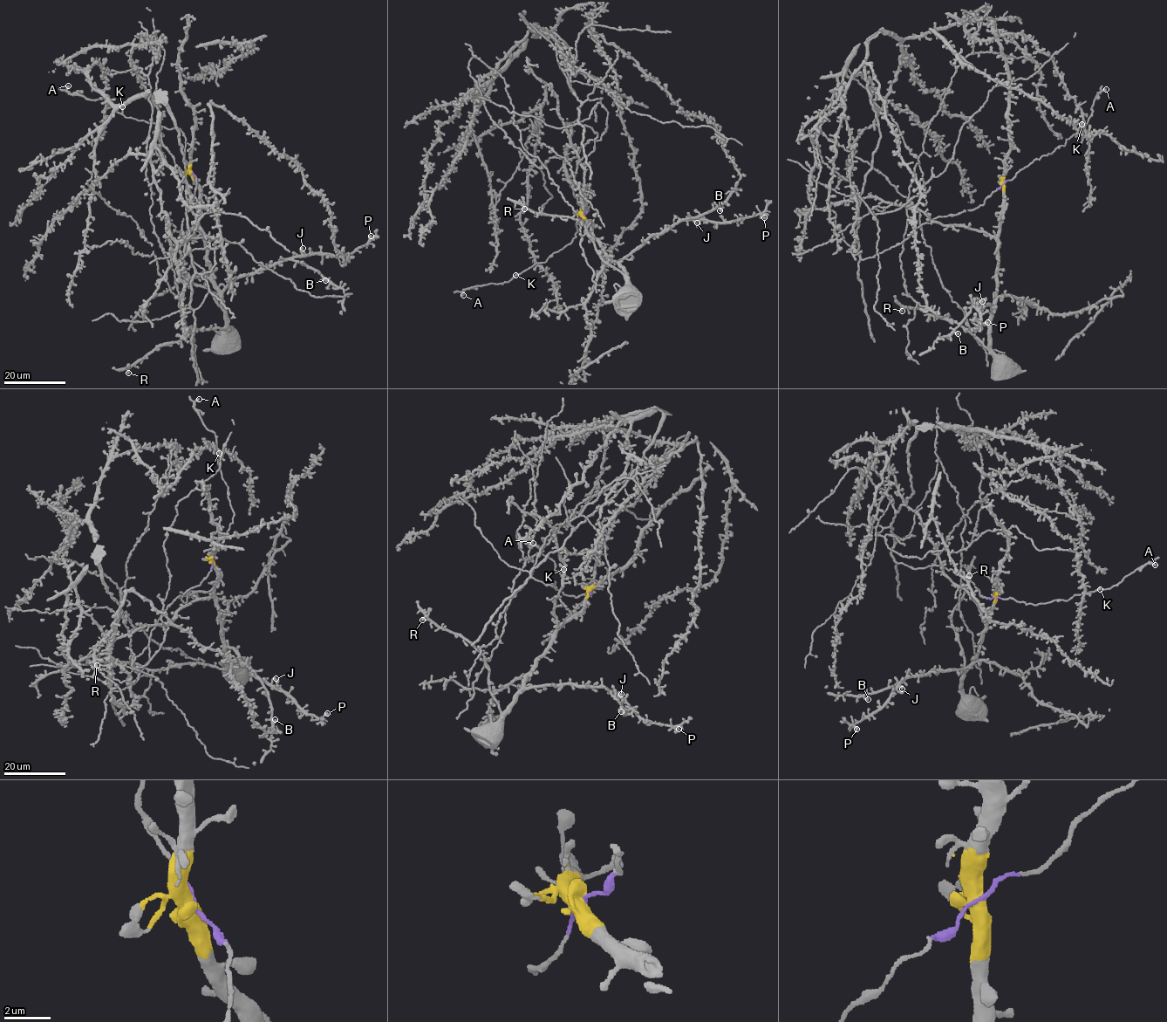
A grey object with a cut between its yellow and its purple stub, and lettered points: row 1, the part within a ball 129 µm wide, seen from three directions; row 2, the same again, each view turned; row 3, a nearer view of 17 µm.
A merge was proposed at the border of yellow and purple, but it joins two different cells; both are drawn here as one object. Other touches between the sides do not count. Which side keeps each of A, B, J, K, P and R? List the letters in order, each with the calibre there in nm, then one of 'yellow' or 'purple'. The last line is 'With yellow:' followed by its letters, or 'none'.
A: 480 nm thick; purple
B: 500 nm thick; yellow
J: 400 nm thick; yellow
K: 420 nm thick; purple
P: 550 nm thick; yellow
R: 400 nm thick; yellow
With yellow: B, J, P, R

